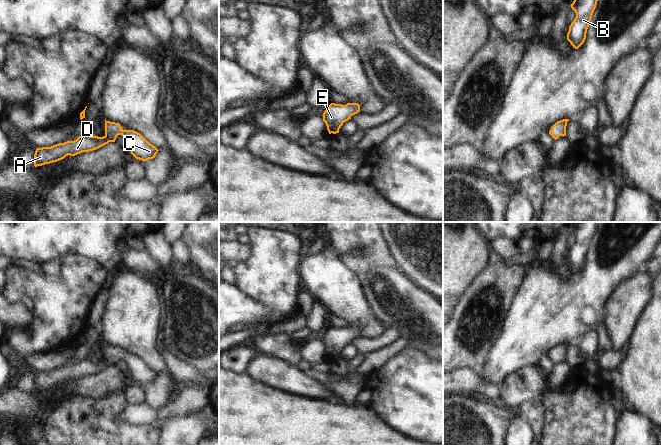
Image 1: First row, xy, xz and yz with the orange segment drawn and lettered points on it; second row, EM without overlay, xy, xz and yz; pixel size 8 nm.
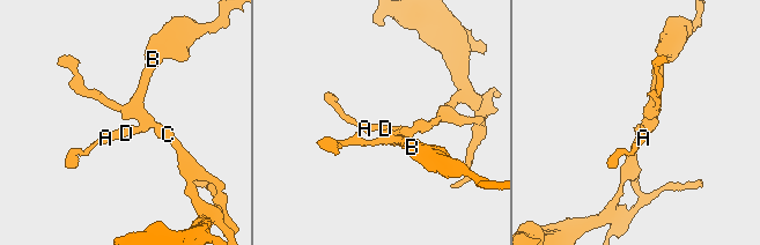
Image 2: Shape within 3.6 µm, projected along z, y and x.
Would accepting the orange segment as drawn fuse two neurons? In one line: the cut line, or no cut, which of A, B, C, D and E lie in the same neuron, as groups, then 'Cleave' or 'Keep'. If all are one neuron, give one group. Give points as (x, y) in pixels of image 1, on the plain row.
No split. Groups: A B C D E. Keep.

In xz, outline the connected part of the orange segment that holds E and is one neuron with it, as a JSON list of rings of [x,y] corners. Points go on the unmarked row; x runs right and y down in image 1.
[[[331,327],[322,339],[329,358],[339,357],[343,347],[358,336],[360,336],[358,327],[347,327],[346,329]]]

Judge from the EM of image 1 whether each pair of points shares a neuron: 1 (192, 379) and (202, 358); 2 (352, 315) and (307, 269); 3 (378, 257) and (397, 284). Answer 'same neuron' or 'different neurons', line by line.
1: different neurons
2: same neuron
3: different neurons

